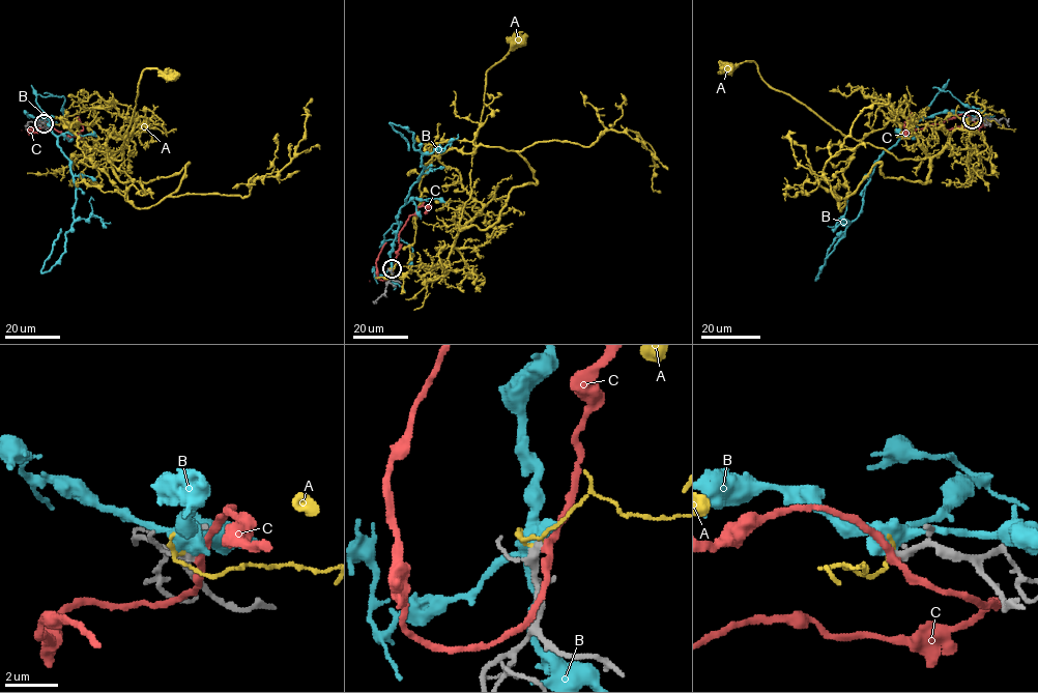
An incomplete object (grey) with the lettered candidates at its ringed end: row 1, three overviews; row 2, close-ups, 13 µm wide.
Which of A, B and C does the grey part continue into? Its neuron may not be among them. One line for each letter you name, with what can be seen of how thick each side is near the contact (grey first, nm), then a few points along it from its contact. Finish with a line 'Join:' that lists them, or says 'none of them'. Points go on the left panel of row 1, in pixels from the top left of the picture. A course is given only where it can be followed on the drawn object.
Join: none of them

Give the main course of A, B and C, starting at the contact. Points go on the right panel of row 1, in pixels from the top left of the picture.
A: (973, 119), (963, 149), (897, 160), (843, 136), (772, 88), (754, 61), (727, 67)
B: (972, 119), (959, 112), (919, 119), (886, 150), (865, 186), (859, 214), (815, 280), (830, 246), (845, 232)
C: (973, 120), (959, 114), (904, 134), (904, 122), (912, 112)

